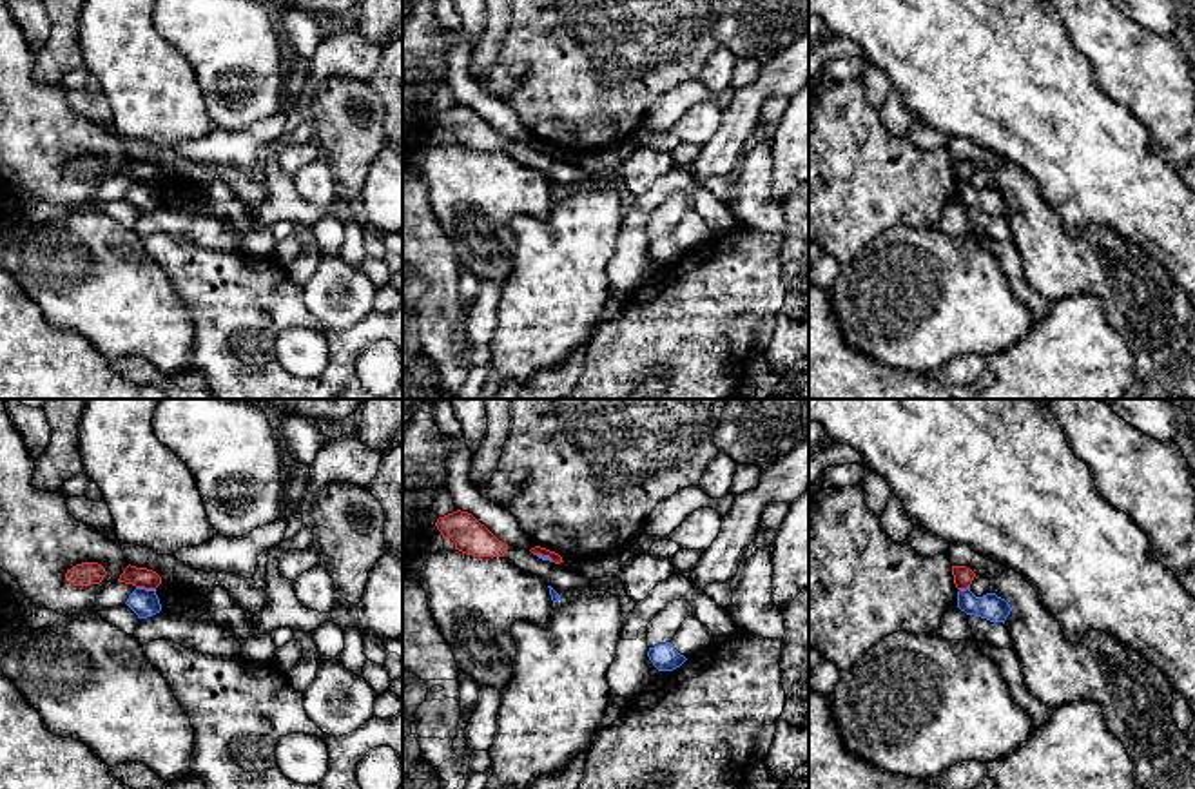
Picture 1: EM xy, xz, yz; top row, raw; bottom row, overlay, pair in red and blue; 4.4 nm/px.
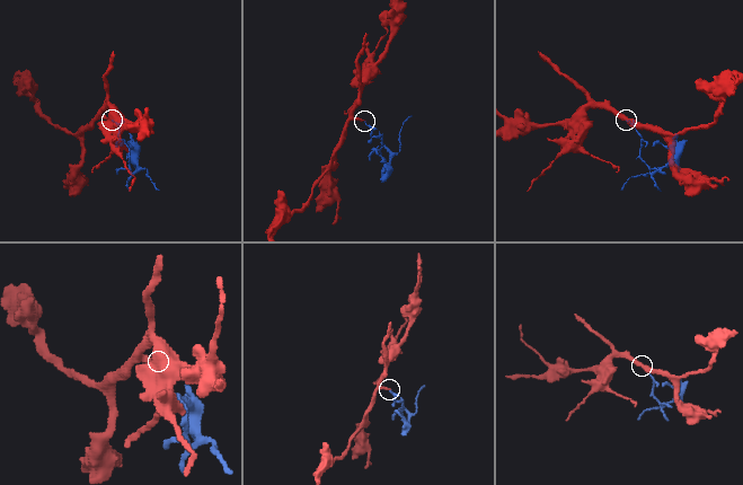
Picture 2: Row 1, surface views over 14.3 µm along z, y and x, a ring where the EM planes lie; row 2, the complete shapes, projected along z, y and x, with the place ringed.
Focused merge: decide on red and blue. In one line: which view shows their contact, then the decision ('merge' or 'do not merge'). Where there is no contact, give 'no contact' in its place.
xy | do not merge

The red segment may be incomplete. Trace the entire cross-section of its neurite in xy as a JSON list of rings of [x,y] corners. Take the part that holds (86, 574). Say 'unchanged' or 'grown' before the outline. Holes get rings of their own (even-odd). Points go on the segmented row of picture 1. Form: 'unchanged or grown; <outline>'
unchanged; [[[82,562],[67,570],[65,580],[73,586],[100,584],[107,575],[105,568],[98,562]]]

